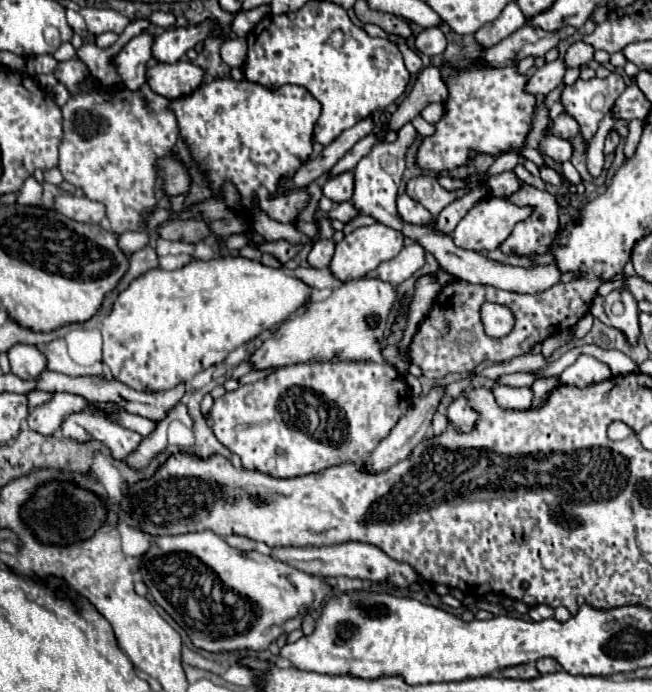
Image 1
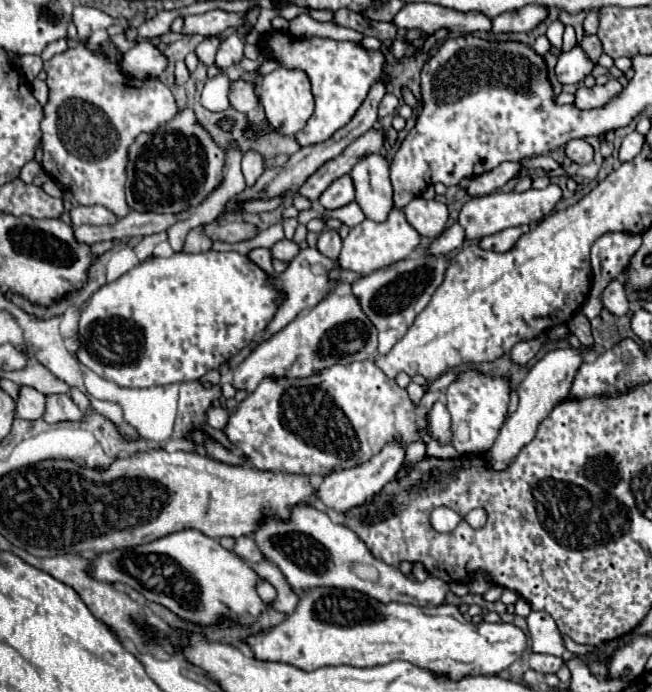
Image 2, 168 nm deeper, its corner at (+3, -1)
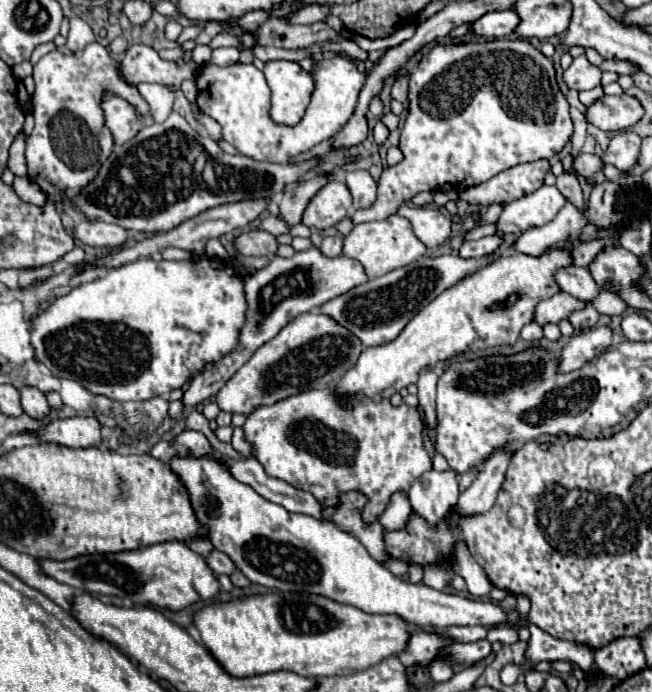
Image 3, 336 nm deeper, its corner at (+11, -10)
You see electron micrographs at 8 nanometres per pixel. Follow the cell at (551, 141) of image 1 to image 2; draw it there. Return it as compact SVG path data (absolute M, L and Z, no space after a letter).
M575 139L565 145L565 155L575 163L585 165L593 159L593 147L585 139Z

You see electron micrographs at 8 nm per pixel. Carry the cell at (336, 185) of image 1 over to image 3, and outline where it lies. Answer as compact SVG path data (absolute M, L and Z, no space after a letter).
M327 182L307 204L303 212L303 224L307 228L327 230L341 222L351 212L351 192L345 182Z

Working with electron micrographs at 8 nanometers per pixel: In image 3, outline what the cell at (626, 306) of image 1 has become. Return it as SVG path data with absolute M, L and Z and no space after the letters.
M565 266L563 270L555 272L555 282L559 284L559 288L579 300L593 300L597 296L597 284L591 278L587 268L581 266Z

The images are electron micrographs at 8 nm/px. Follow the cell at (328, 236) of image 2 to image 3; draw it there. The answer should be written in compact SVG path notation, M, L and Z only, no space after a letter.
M331 234L331 236L325 236L319 250L325 254L325 256L339 256L343 252L343 236L341 234Z

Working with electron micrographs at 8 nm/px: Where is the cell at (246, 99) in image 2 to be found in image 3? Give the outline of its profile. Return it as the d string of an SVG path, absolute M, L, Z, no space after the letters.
M321 58L317 68L313 70L315 92L311 96L311 104L307 106L305 116L295 126L283 126L271 120L269 108L269 86L265 84L265 76L253 64L229 64L215 66L203 64L199 66L199 74L195 78L197 84L197 106L203 114L211 116L221 124L223 140L235 146L239 154L245 154L255 160L267 162L287 162L299 156L303 150L311 150L323 140L335 136L353 116L357 106L357 96L365 84L365 74L359 74L355 64L341 58Z

